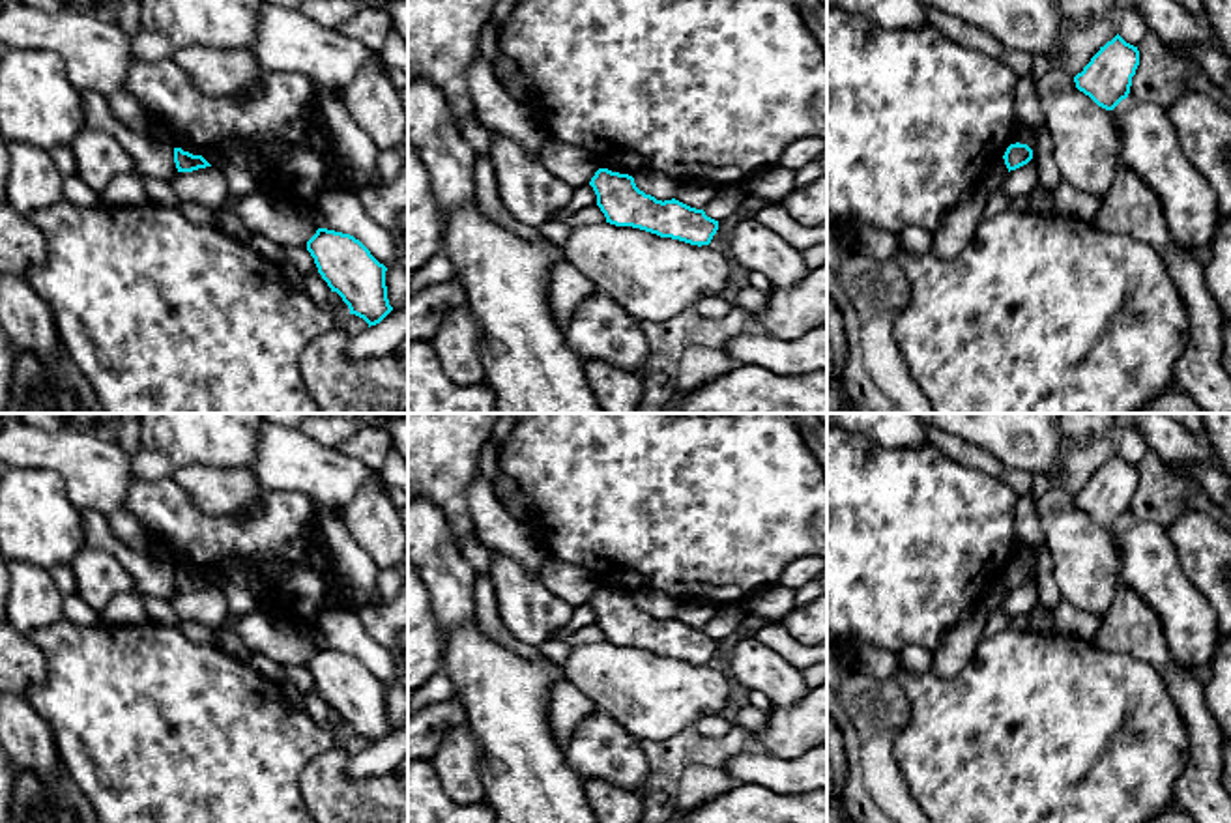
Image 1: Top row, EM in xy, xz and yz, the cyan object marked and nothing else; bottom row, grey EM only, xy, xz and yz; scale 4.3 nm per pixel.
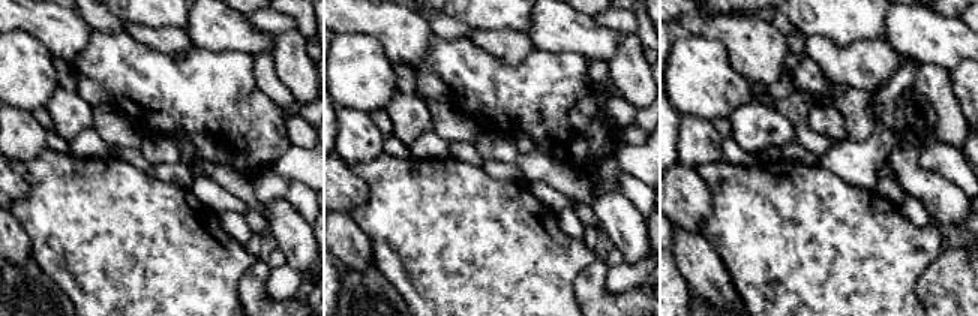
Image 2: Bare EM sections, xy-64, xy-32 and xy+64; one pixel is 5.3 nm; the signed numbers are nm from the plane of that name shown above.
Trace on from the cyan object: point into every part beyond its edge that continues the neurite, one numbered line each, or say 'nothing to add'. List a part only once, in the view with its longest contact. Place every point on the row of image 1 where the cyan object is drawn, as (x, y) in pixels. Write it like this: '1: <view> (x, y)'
nothing to add

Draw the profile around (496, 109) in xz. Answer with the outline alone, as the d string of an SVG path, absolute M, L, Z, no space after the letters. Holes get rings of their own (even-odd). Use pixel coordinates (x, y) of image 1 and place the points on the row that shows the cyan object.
M483 56L470 64L466 77L479 123L513 138L526 153L539 159L550 133L535 107L516 101Z

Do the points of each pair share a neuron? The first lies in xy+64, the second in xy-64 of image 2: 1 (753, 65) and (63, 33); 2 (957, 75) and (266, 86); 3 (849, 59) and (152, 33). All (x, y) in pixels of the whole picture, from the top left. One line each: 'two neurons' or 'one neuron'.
1: one neuron
2: two neurons
3: one neuron

